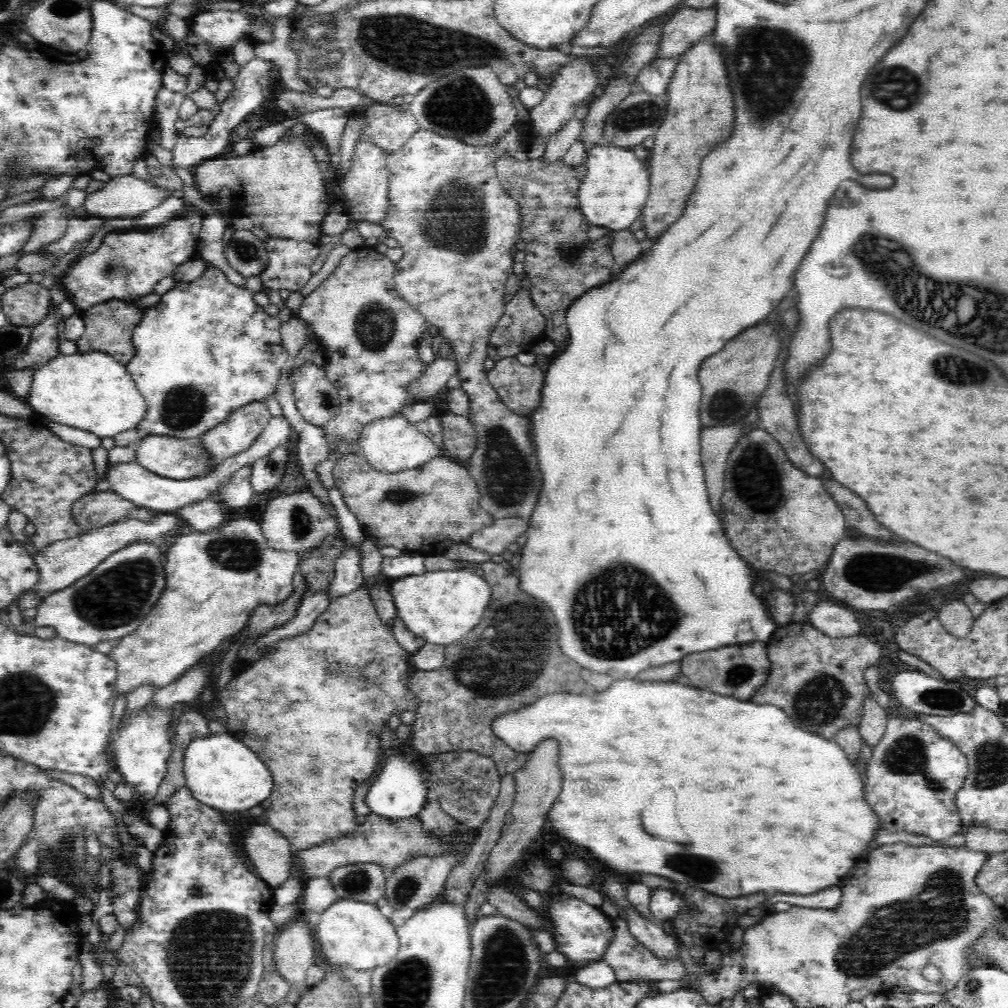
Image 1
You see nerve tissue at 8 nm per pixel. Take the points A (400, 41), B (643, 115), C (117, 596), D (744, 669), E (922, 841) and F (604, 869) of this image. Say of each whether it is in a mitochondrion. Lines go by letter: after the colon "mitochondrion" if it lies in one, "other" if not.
A: mitochondrion
B: mitochondrion
C: mitochondrion
D: mitochondrion
E: other
F: other

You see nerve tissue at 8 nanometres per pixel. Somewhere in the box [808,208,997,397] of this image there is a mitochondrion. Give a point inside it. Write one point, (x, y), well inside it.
(960, 370)

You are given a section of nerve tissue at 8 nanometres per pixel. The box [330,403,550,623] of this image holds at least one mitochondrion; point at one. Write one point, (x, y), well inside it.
(507, 477)

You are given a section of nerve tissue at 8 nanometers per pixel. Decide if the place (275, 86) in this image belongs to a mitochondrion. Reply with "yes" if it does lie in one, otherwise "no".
no

